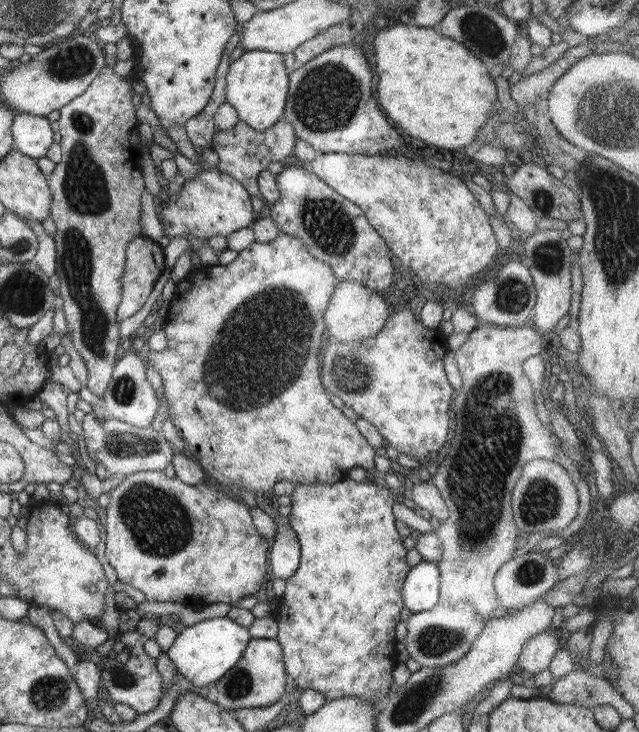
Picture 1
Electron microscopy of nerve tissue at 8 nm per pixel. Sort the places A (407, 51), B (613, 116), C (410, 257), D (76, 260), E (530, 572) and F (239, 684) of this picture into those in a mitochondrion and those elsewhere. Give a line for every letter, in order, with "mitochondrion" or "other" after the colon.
A: other
B: mitochondrion
C: other
D: mitochondrion
E: mitochondrion
F: mitochondrion

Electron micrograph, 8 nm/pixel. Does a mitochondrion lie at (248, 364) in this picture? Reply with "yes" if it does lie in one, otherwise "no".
yes

